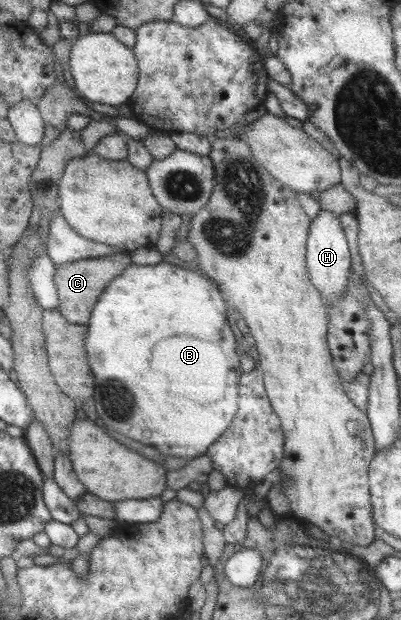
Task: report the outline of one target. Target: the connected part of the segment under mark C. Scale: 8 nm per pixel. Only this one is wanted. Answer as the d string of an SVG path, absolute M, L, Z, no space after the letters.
M119 252L55 265L53 280L59 300L56 310L71 324L87 324L91 309L95 306L97 299L100 298L103 289L131 263L130 253Z

